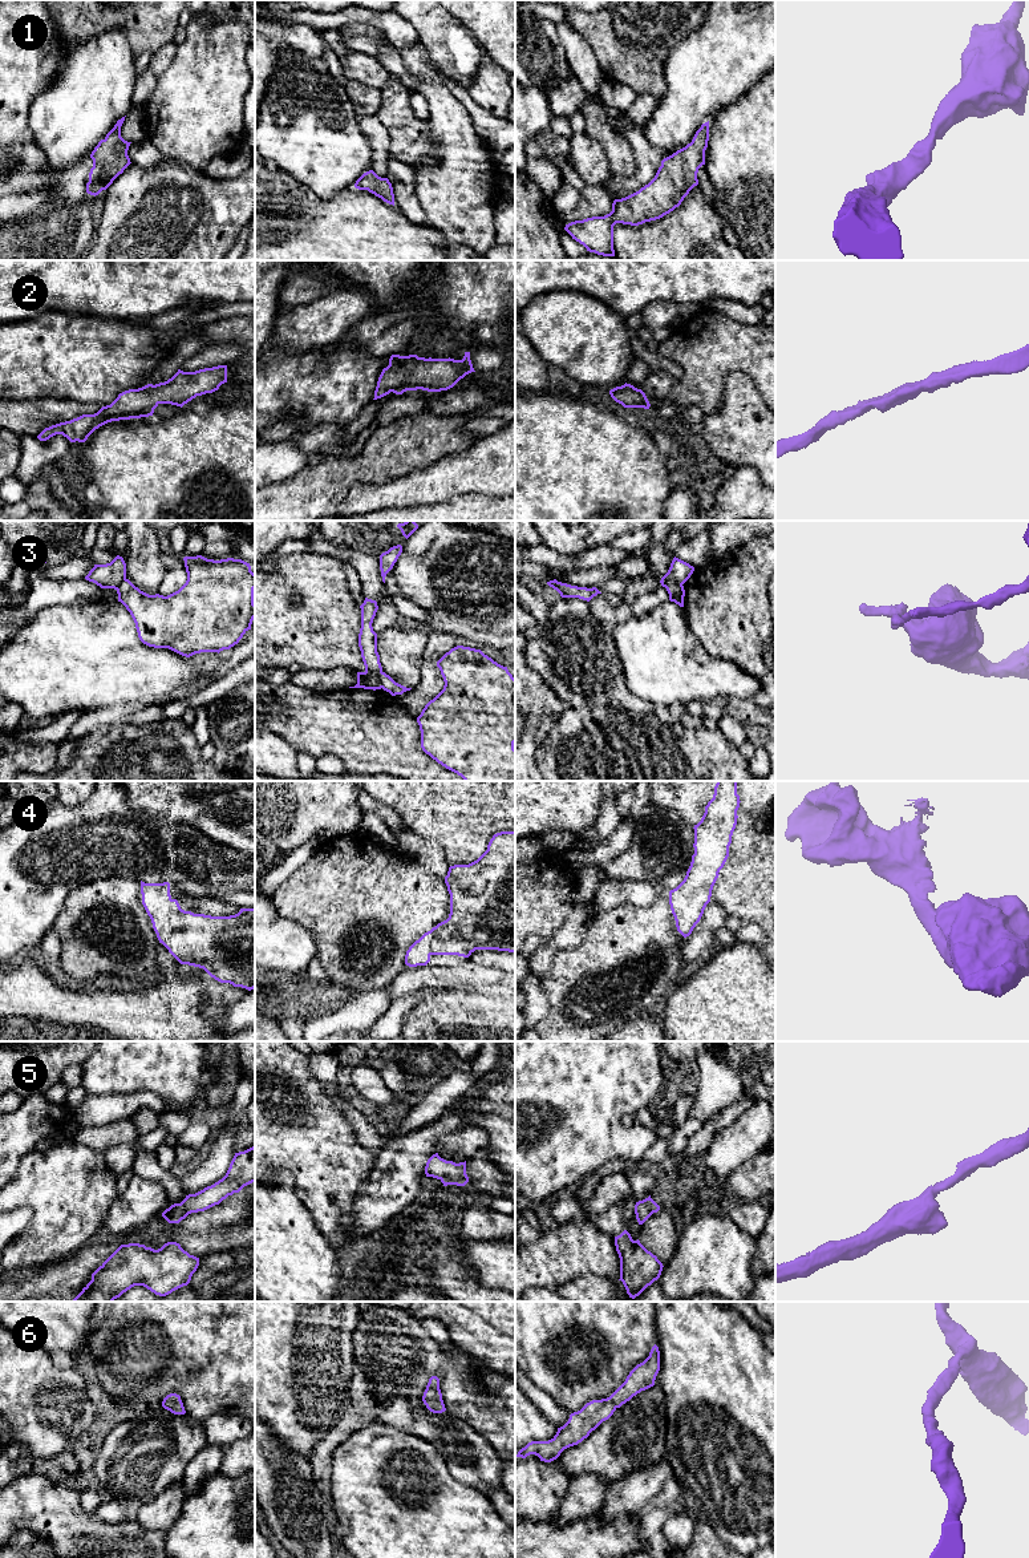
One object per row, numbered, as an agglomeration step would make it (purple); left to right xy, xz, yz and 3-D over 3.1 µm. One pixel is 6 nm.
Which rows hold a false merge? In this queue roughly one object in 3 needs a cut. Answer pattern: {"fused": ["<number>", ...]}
{"fused": ["3"]}

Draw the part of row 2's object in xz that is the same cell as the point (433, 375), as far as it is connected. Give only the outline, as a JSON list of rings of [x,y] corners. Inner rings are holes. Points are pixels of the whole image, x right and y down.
[[[470,352],[462,360],[425,359],[417,355],[392,355],[389,365],[382,369],[374,398],[381,398],[390,392],[402,394],[406,390],[441,392],[453,388],[466,375],[475,372]]]

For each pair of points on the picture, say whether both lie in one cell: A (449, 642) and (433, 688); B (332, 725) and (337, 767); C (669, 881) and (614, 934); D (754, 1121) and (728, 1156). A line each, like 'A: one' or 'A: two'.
A: one
B: two
C: two
D: one

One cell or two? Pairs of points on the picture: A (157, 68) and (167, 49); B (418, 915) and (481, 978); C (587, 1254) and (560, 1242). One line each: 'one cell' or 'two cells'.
A: one cell
B: two cells
C: one cell

